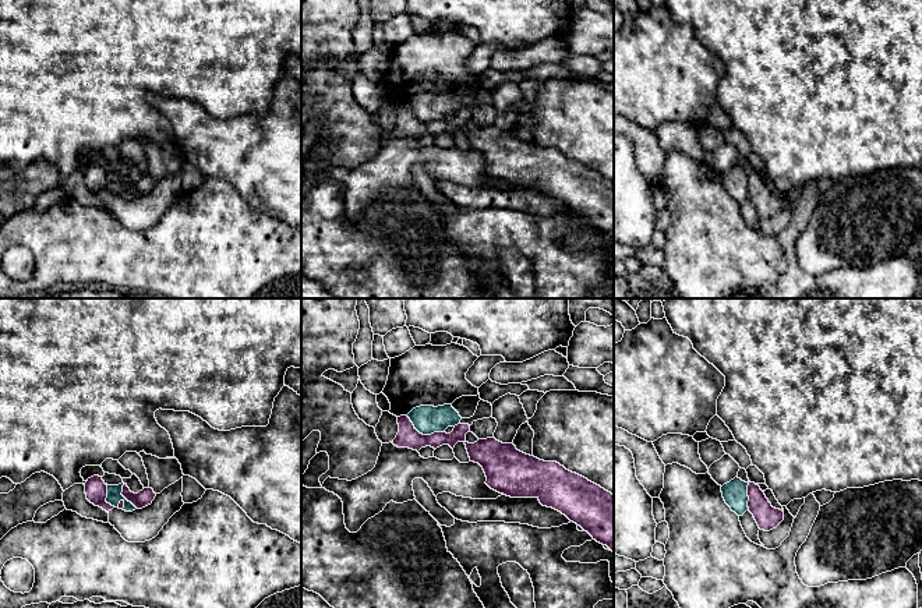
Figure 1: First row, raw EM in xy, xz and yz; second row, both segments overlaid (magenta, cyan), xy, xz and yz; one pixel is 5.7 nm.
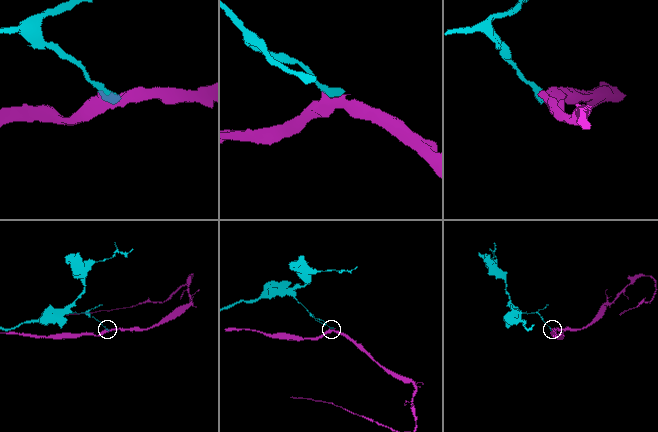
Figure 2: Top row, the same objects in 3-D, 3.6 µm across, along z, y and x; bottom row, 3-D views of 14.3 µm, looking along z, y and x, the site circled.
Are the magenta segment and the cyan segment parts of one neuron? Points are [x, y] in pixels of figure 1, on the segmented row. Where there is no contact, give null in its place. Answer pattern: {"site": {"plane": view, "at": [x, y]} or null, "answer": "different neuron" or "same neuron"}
{"site": {"plane": "xy", "at": [113, 506]}, "answer": "different neuron"}

